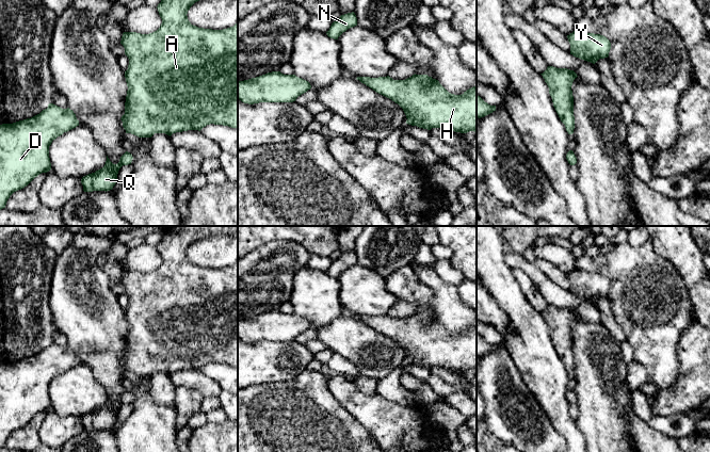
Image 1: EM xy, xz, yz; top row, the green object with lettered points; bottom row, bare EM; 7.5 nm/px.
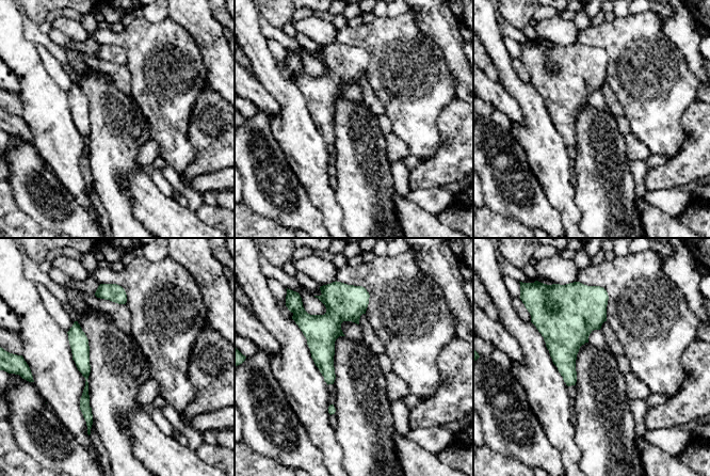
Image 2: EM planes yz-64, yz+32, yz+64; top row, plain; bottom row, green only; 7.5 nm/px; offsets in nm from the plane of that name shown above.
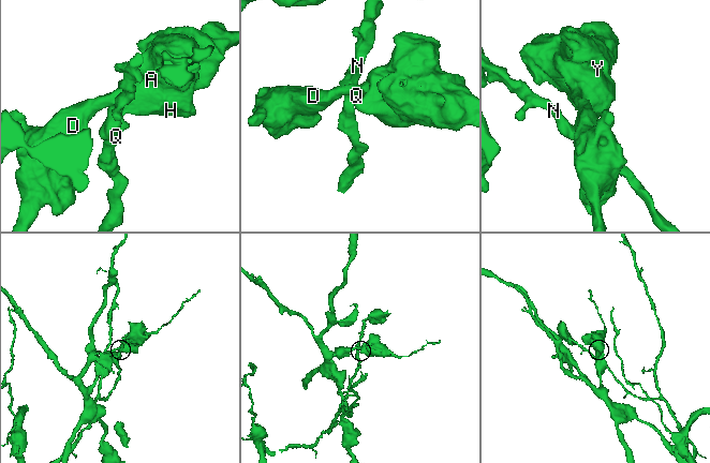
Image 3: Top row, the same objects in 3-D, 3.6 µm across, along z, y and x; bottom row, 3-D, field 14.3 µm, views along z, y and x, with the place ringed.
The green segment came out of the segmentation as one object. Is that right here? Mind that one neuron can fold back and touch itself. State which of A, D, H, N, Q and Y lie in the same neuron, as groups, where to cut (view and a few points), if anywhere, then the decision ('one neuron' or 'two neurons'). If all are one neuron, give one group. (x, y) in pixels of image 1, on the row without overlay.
groups A D H Y / N Q; cut yz (573, 369), (568, 371); two neurons

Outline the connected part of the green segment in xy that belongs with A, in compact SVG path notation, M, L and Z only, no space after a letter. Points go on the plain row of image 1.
M167 226L163 229L163 237L157 247L162 258L160 267L149 273L136 271L124 271L120 282L125 287L125 293L129 297L128 308L125 310L125 317L128 325L125 353L122 355L124 368L139 376L151 376L155 372L165 372L172 374L176 371L188 369L200 370L210 362L223 364L238 368L238 261L230 267L223 269L204 268L193 264L188 258L188 249L197 240L208 235L238 235L238 226Z

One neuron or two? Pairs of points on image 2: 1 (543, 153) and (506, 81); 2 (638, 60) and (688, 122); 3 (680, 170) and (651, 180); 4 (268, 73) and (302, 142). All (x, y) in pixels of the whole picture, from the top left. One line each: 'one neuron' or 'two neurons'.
1: one neuron
2: two neurons
3: one neuron
4: one neuron

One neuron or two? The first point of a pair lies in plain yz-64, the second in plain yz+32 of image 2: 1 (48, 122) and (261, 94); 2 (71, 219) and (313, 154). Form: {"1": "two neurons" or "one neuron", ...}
{"1": "two neurons", "2": "two neurons"}

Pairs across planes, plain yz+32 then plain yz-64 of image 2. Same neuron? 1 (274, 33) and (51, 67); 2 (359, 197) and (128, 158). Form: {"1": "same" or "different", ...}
{"1": "different", "2": "same"}

